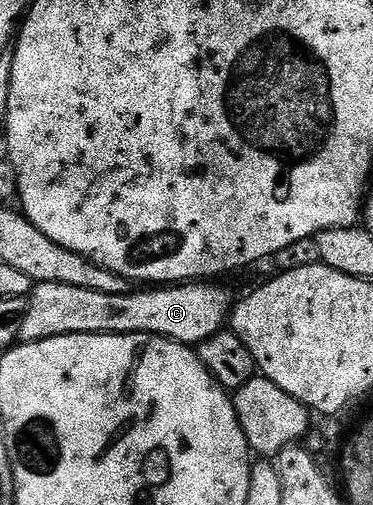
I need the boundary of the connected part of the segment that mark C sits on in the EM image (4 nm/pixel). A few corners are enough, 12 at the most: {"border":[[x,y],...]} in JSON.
{"border":[[40,282],[22,342],[155,334],[194,348],[223,329],[218,284],[113,294]]}

